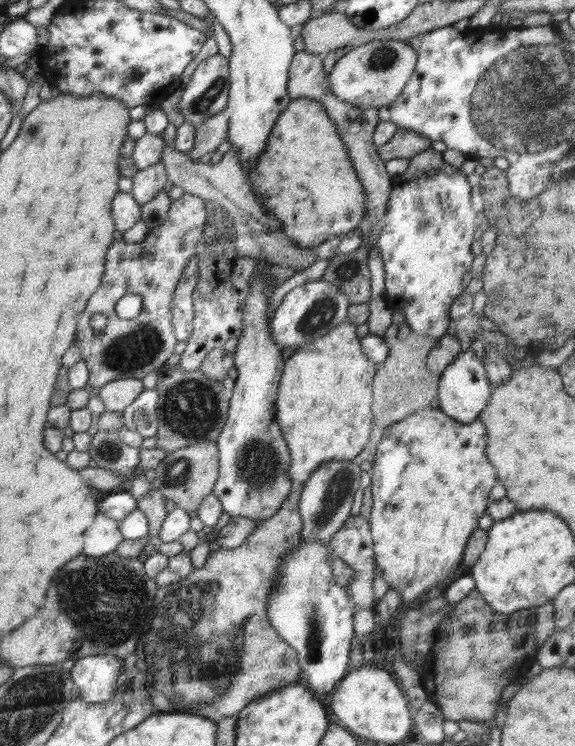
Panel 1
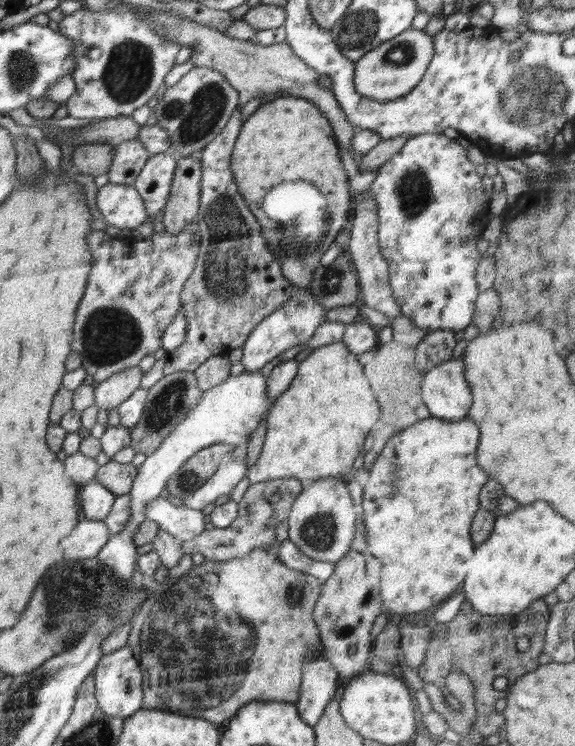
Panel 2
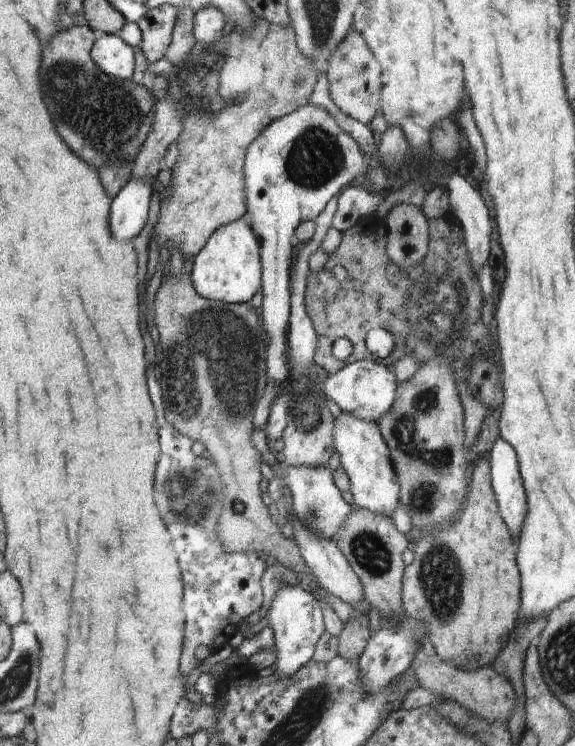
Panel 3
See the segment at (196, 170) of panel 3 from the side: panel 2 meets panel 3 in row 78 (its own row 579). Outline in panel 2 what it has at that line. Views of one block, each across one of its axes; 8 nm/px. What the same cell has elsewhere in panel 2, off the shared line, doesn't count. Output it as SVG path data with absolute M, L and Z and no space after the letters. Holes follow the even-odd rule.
M254 548L247 555L244 558L232 558L232 560L226 562L205 561L200 566L194 565L192 569L184 574L184 577L180 577L179 582L172 582L172 586L168 586L165 594L160 594L159 598L152 598L152 602L148 602L148 606L144 606L144 618L140 618L138 612L135 613L136 622L131 624L127 645L137 658L143 676L142 709L156 709L180 715L192 714L192 712L200 710L200 717L223 728L243 706L252 701L284 701L296 704L301 693L299 688L303 664L309 661L311 654L320 646L321 642L319 629L313 619L314 607L321 593L321 584L319 579L311 574L284 566L278 560L274 548Z

